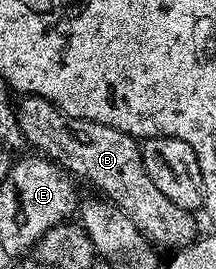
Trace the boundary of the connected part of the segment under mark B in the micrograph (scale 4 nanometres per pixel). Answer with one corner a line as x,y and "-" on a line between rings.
26,95
21,101
26,108
25,124
30,124
38,132
39,139
62,156
61,164
75,178
83,177
84,180
91,181
102,192
99,194
105,195
118,208
123,209
155,246
163,245
169,251
181,251
199,240
200,232
198,233
198,225
194,222
195,214
177,206
156,187
145,169
143,150
135,138
110,125
69,117
42,97

